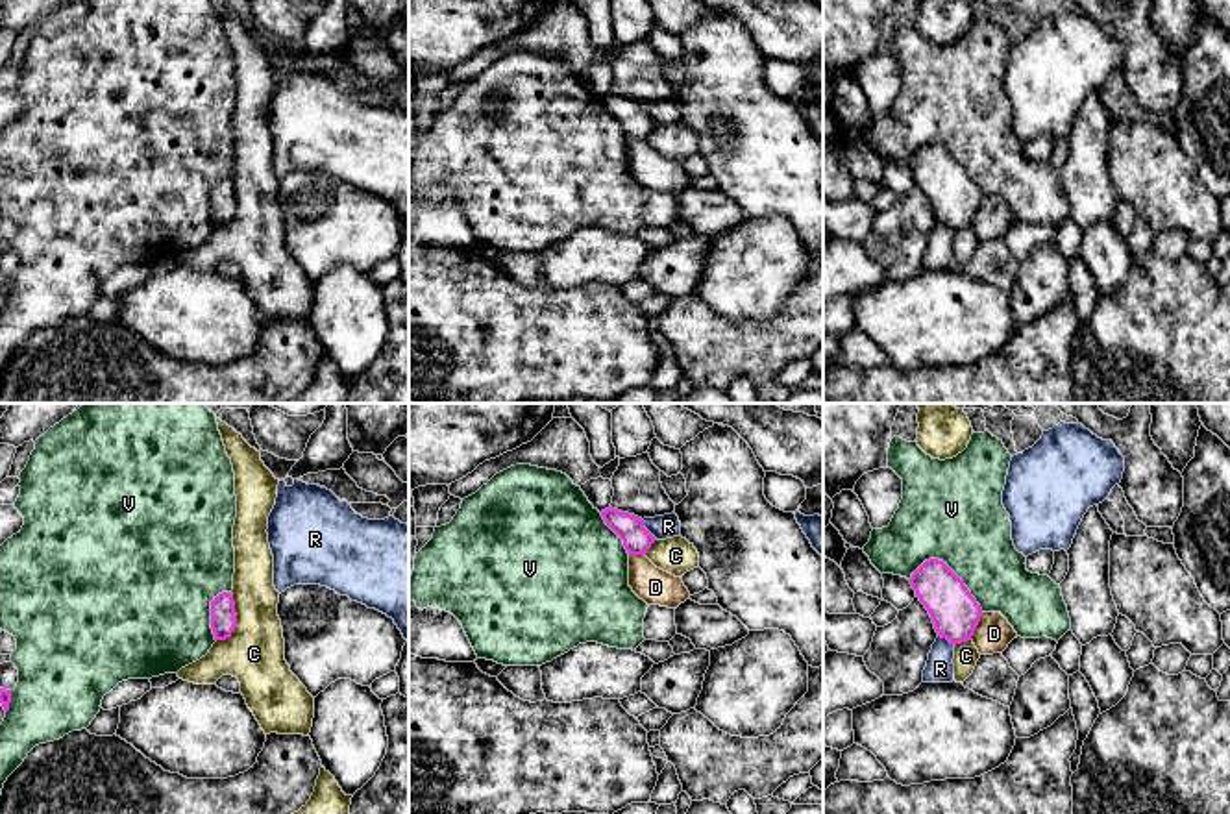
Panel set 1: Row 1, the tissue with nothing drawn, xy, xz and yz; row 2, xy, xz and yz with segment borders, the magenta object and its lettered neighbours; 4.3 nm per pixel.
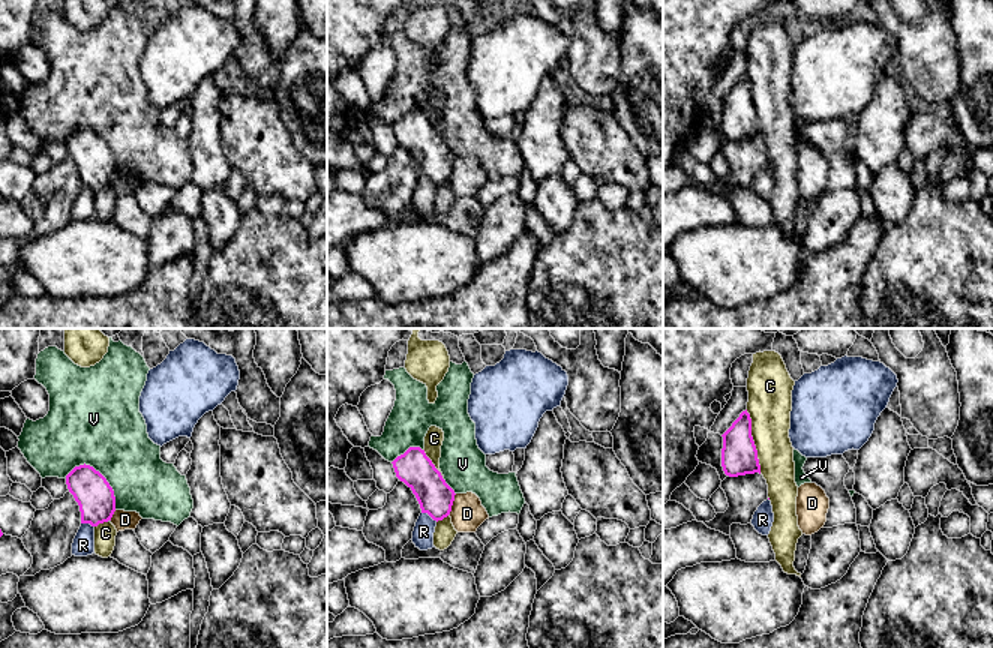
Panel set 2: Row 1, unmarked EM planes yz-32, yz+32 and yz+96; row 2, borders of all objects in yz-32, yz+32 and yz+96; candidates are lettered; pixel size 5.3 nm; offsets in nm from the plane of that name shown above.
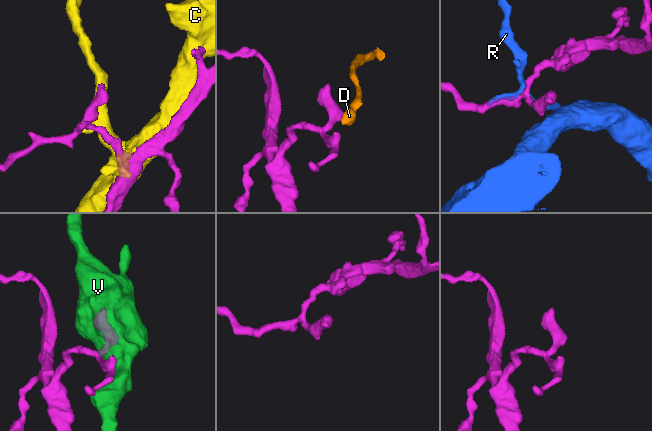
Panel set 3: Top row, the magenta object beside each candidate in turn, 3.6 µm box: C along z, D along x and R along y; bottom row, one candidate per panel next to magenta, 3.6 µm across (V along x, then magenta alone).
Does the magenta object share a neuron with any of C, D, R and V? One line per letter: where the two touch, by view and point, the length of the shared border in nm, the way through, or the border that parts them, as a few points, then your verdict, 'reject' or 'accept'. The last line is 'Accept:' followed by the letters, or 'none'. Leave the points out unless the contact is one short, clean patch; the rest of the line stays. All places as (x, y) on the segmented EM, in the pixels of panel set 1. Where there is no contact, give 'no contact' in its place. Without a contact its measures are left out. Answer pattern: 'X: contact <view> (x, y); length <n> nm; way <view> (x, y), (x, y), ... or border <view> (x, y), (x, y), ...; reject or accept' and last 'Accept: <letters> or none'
C: contact xy (235, 620); length 220 nm; reject
D: contact yz (977, 624); length 130 nm; border yz (983, 613), (970, 639); reject
R: contact xz (646, 530); length 110 nm; reject
V: contact yz (951, 570); length 360 nm; reject
Accept: none

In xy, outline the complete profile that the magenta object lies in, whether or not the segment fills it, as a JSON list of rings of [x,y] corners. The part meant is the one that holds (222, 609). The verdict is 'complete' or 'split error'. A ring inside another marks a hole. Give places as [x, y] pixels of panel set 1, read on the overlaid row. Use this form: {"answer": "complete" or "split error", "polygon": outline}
{"answer": "complete", "polygon": [[[222,592],[211,601],[211,629],[215,640],[226,640],[231,636],[237,625],[233,594]]]}

